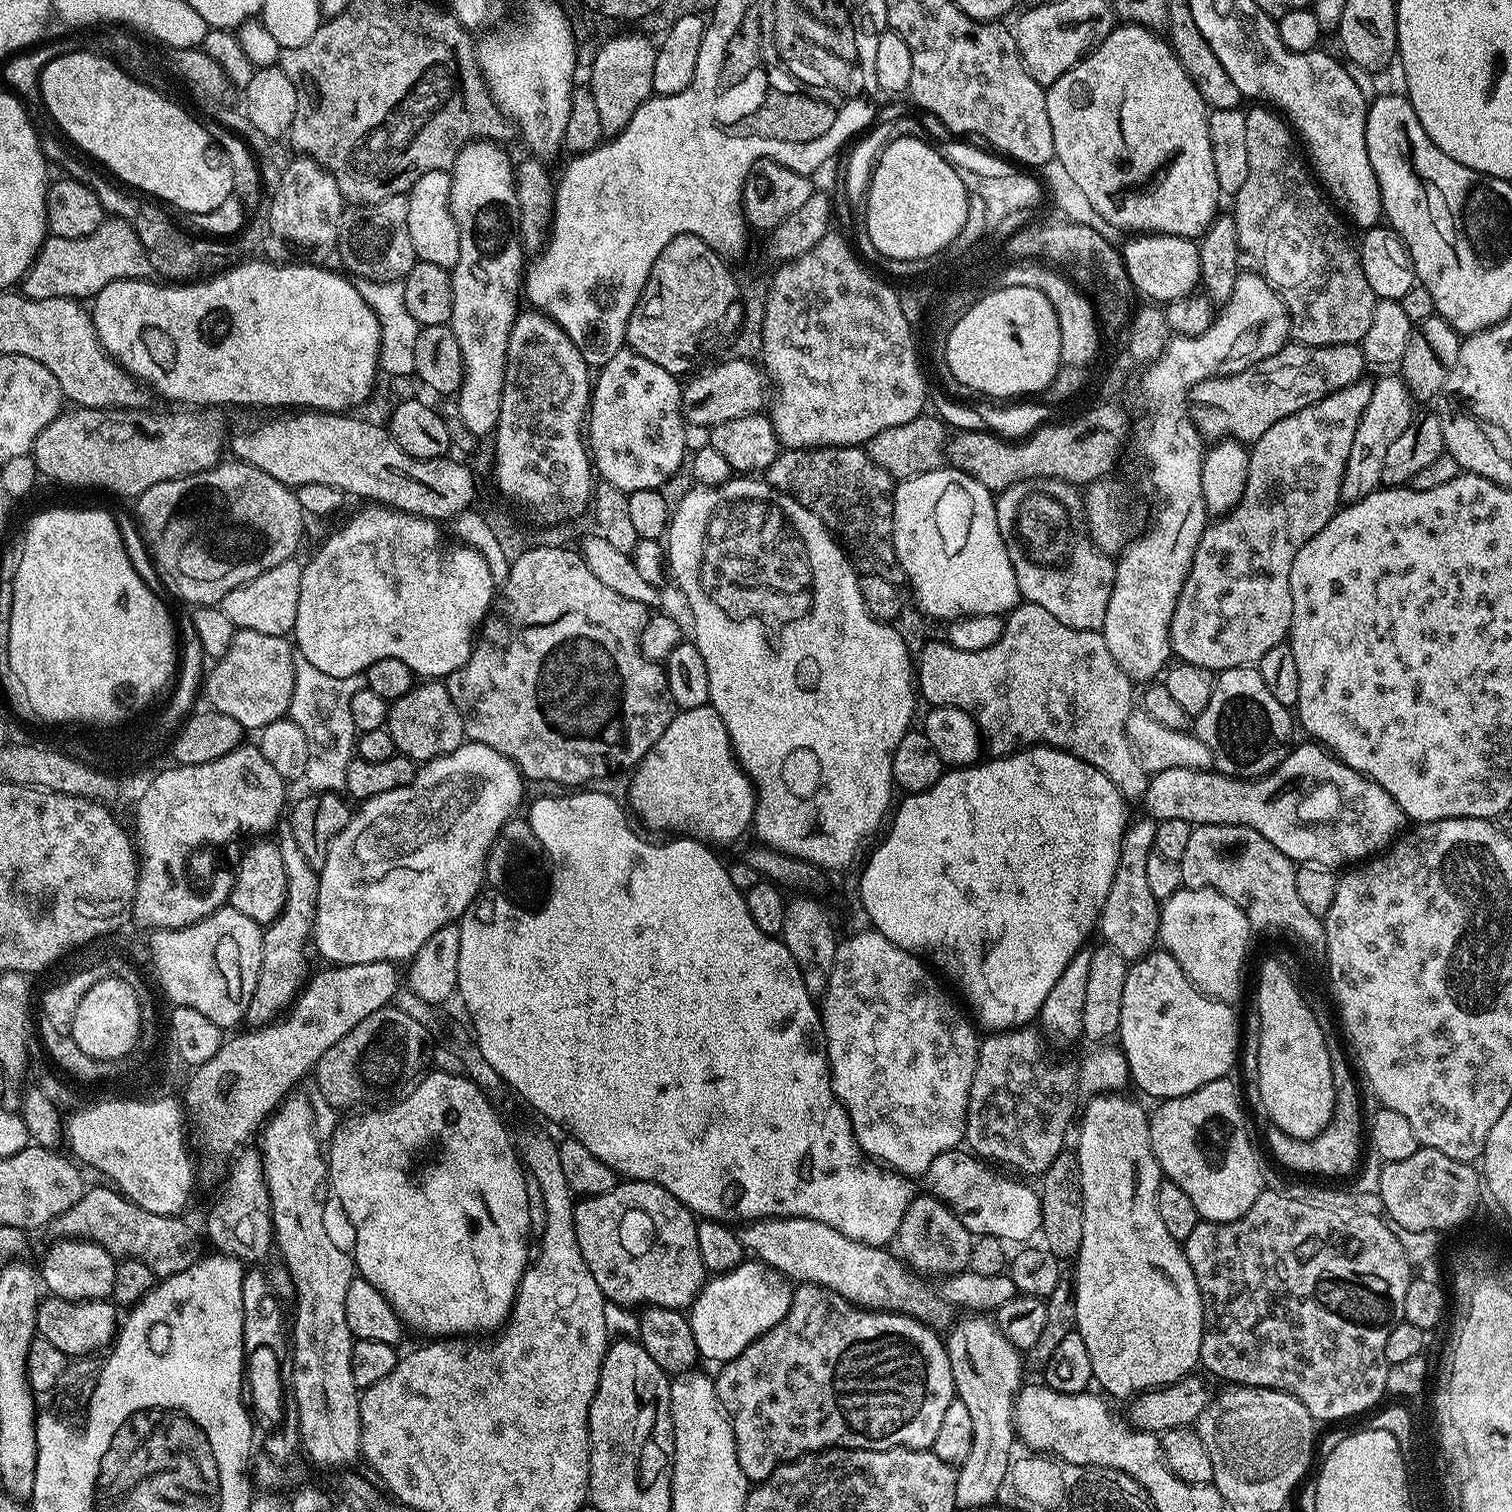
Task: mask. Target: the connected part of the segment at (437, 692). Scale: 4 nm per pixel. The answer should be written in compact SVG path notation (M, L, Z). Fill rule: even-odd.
M440 682L417 683L402 698L391 701L386 727L397 753L417 762L450 754L466 740L462 714L458 714L458 706L454 706L447 687Z

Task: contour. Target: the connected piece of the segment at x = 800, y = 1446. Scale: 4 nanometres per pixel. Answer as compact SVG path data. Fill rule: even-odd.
M800 1282L795 1285L792 1293L792 1305L790 1310L786 1314L786 1318L782 1318L782 1322L778 1322L778 1326L774 1326L766 1334L762 1334L754 1342L750 1342L750 1346L746 1346L746 1350L742 1350L742 1354L738 1354L738 1358L729 1360L727 1364L723 1365L719 1369L720 1373L715 1373L714 1379L716 1382L716 1393L718 1398L722 1402L725 1412L728 1414L728 1420L732 1423L732 1429L734 1430L734 1442L736 1443L736 1449L738 1450L738 1464L742 1466L742 1474L746 1474L746 1478L750 1482L759 1482L765 1480L770 1473L779 1466L779 1464L785 1464L791 1460L797 1460L799 1456L806 1456L814 1452L822 1452L826 1448L861 1448L862 1450L890 1450L891 1448L927 1448L931 1449L935 1436L940 1429L942 1418L946 1415L946 1409L950 1407L950 1402L957 1399L956 1387L954 1386L954 1378L952 1377L952 1371L950 1370L950 1358L948 1357L948 1349L945 1341L940 1340L936 1336L937 1333L933 1331L929 1325L915 1320L912 1316L906 1316L903 1312L886 1312L883 1310L873 1310L871 1308L861 1308L852 1304L846 1298L842 1298L834 1290L824 1288L821 1284L810 1284L807 1282Z

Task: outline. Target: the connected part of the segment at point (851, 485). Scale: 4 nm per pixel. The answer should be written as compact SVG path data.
M863 447L781 450L774 462L770 462L766 479L779 492L790 494L795 500L802 502L806 510L813 512L828 527L828 531L846 549L857 573L886 578L886 582L897 586L905 583L904 571L894 550L894 481L892 475L882 470L882 466L878 466L878 462L874 462L874 458Z

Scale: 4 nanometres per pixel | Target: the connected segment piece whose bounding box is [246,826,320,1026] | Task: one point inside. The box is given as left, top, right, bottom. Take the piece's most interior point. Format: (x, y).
(286, 941)

